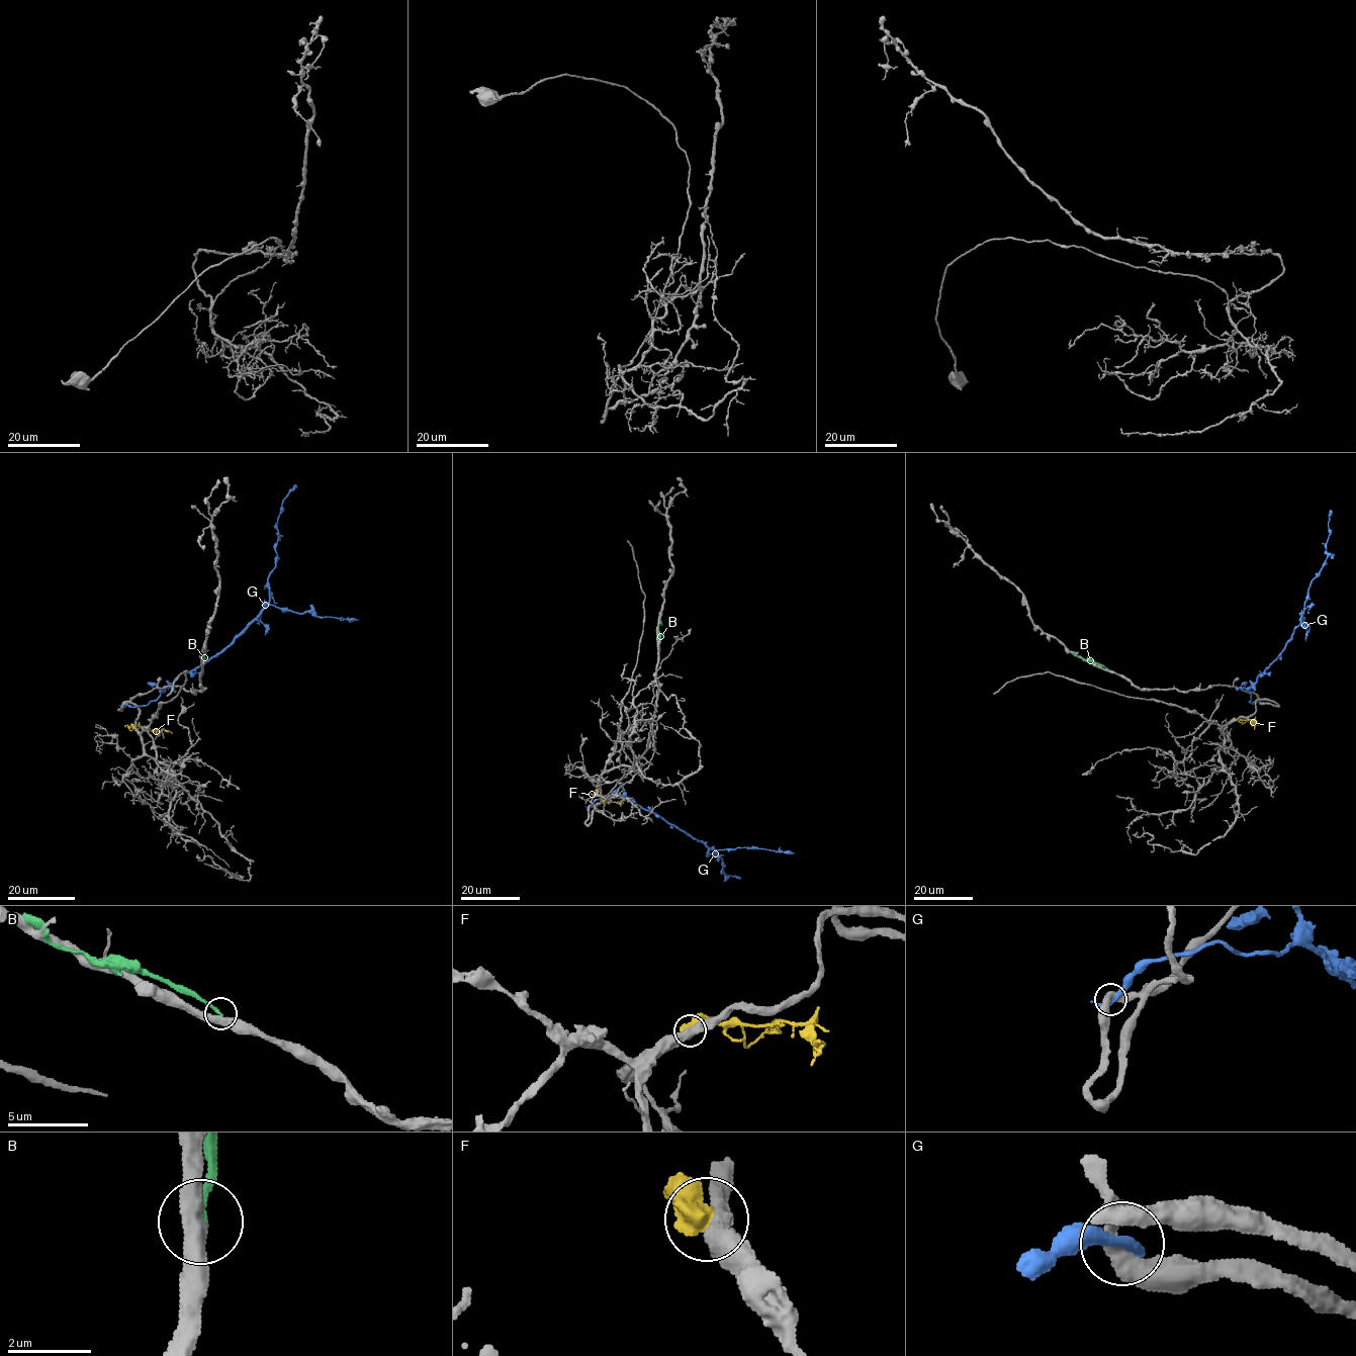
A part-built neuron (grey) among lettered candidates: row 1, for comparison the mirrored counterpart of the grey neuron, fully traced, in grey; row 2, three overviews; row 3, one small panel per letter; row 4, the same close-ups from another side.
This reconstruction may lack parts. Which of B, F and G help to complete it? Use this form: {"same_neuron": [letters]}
{"same_neuron": []}

